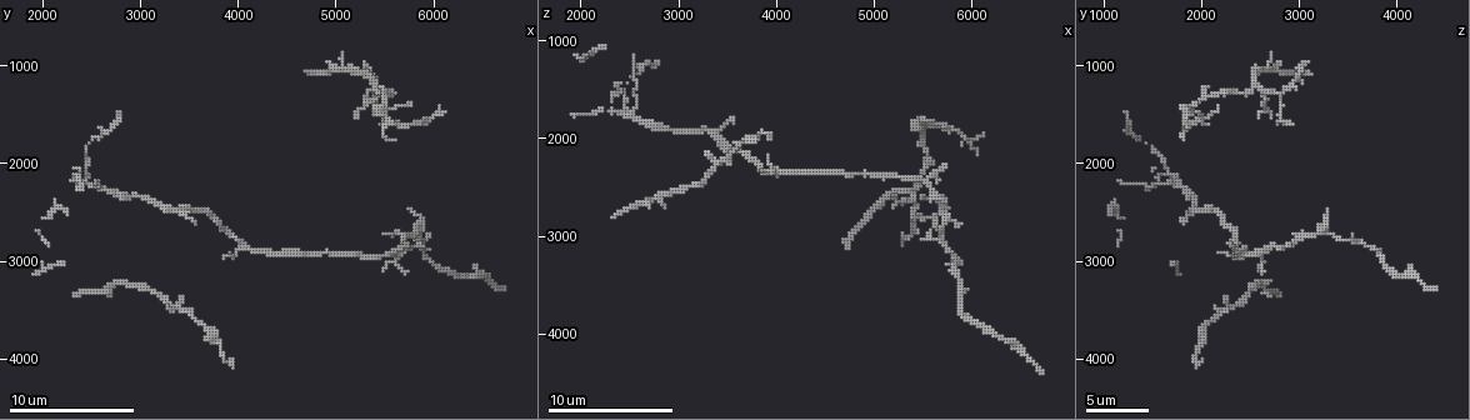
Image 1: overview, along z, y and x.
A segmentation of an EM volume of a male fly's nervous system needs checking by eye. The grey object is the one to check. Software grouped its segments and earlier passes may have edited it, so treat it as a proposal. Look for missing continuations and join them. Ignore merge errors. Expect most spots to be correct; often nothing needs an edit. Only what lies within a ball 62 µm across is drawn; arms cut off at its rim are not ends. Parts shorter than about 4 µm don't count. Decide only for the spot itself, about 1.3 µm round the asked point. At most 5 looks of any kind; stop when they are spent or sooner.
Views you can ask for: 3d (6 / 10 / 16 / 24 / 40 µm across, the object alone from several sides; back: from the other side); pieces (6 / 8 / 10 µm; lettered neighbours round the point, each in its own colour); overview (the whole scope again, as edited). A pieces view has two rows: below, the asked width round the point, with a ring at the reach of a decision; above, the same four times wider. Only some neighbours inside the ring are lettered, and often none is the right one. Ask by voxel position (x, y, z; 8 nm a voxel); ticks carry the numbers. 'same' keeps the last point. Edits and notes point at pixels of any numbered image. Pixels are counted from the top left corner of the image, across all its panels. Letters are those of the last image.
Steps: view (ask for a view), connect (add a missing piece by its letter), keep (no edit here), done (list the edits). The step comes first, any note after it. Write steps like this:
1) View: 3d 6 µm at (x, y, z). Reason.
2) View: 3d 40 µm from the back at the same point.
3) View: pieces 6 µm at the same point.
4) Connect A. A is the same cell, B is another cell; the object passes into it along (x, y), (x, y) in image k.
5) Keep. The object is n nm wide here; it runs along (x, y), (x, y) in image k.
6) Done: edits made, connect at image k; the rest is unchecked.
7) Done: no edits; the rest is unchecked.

View: 3d 6 µm at (5720, 2820, 2280). Tapers out.

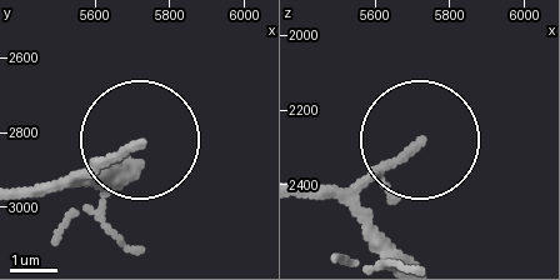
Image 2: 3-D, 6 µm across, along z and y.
View: pieces 6 µm at (5720, 2830, 2290).

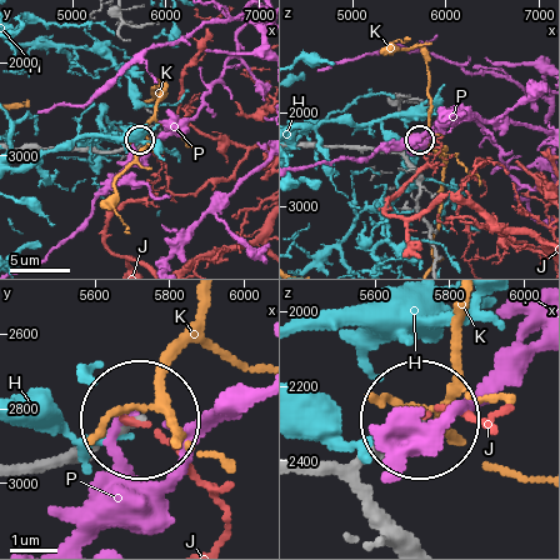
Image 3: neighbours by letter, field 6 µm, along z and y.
Keep. The object is 160 nm wide here; H, J, K and P are other cells; it runs along (28, 463), (88, 455), (131, 419) in image 3; no lettered piece goes on from it.

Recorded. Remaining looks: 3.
View: 3d 10 µm at (5520, 2700, 3020).

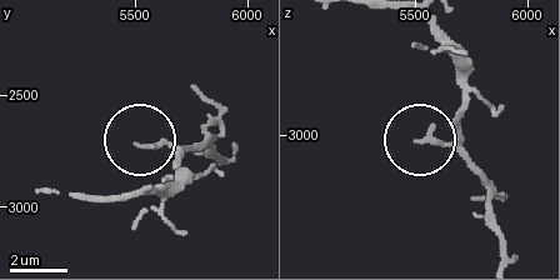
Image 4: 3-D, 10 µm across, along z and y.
View: pieces 8 µm at (5520, 2730, 3040).

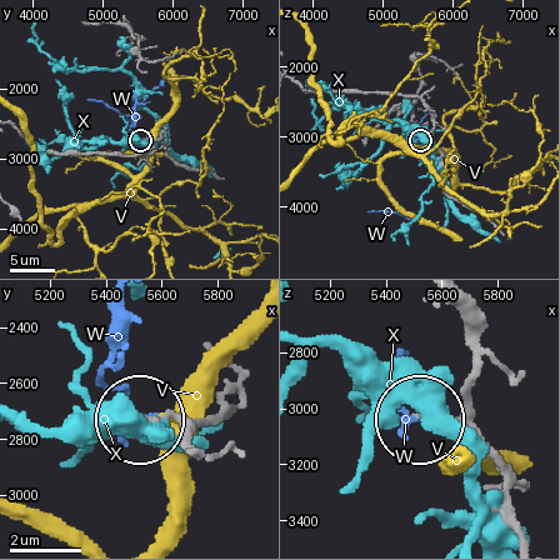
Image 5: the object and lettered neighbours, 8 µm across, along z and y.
Keep. V, W and X are other cells; it runs along (378, 93), (413, 94), (421, 101), (433, 133), (420, 139) in image 5; none of them fits.

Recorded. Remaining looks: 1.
View: pieces 6 µm at (5600, 1760, 1800). Free end.

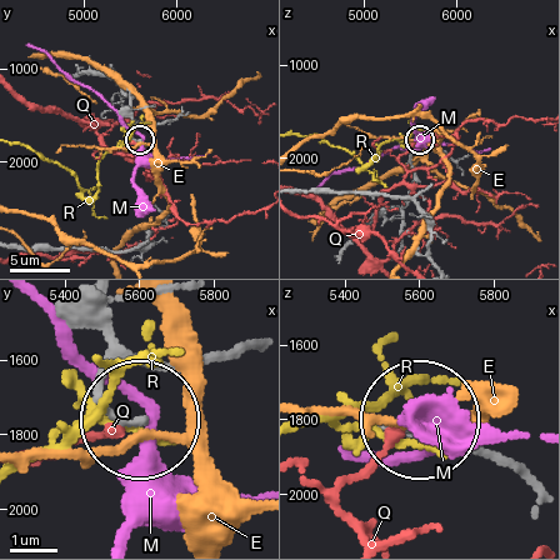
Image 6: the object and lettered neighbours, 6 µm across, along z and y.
Keep. E, M, Q and R are other cells; none of them fits.

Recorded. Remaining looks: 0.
Done: no edits; the rest is unchecked.

